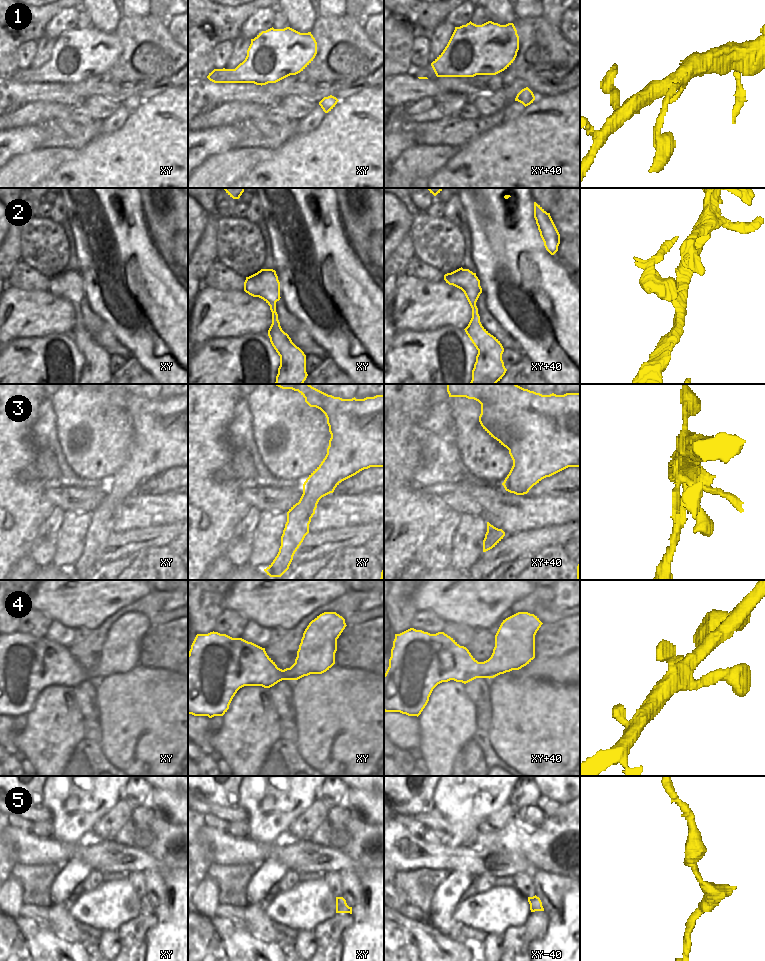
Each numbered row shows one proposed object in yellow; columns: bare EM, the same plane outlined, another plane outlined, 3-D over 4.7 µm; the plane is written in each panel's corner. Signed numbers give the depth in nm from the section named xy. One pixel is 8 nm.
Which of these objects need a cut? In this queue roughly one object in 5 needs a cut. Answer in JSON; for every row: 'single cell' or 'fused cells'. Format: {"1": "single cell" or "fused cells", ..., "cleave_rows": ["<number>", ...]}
{"1": "single cell", "2": "single cell", "3": "single cell", "4": "single cell", "5": "single cell", "cleave_rows": []}

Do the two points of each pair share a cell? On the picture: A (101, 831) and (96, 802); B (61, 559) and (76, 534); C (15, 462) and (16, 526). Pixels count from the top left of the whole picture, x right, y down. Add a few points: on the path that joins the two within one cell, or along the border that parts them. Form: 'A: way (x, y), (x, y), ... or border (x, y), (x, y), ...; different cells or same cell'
A: border (114, 805), (92, 828), (91, 832); different cells
B: way (67, 553), (71, 540); same cell
C: way (14, 478), (14, 510); same cell

